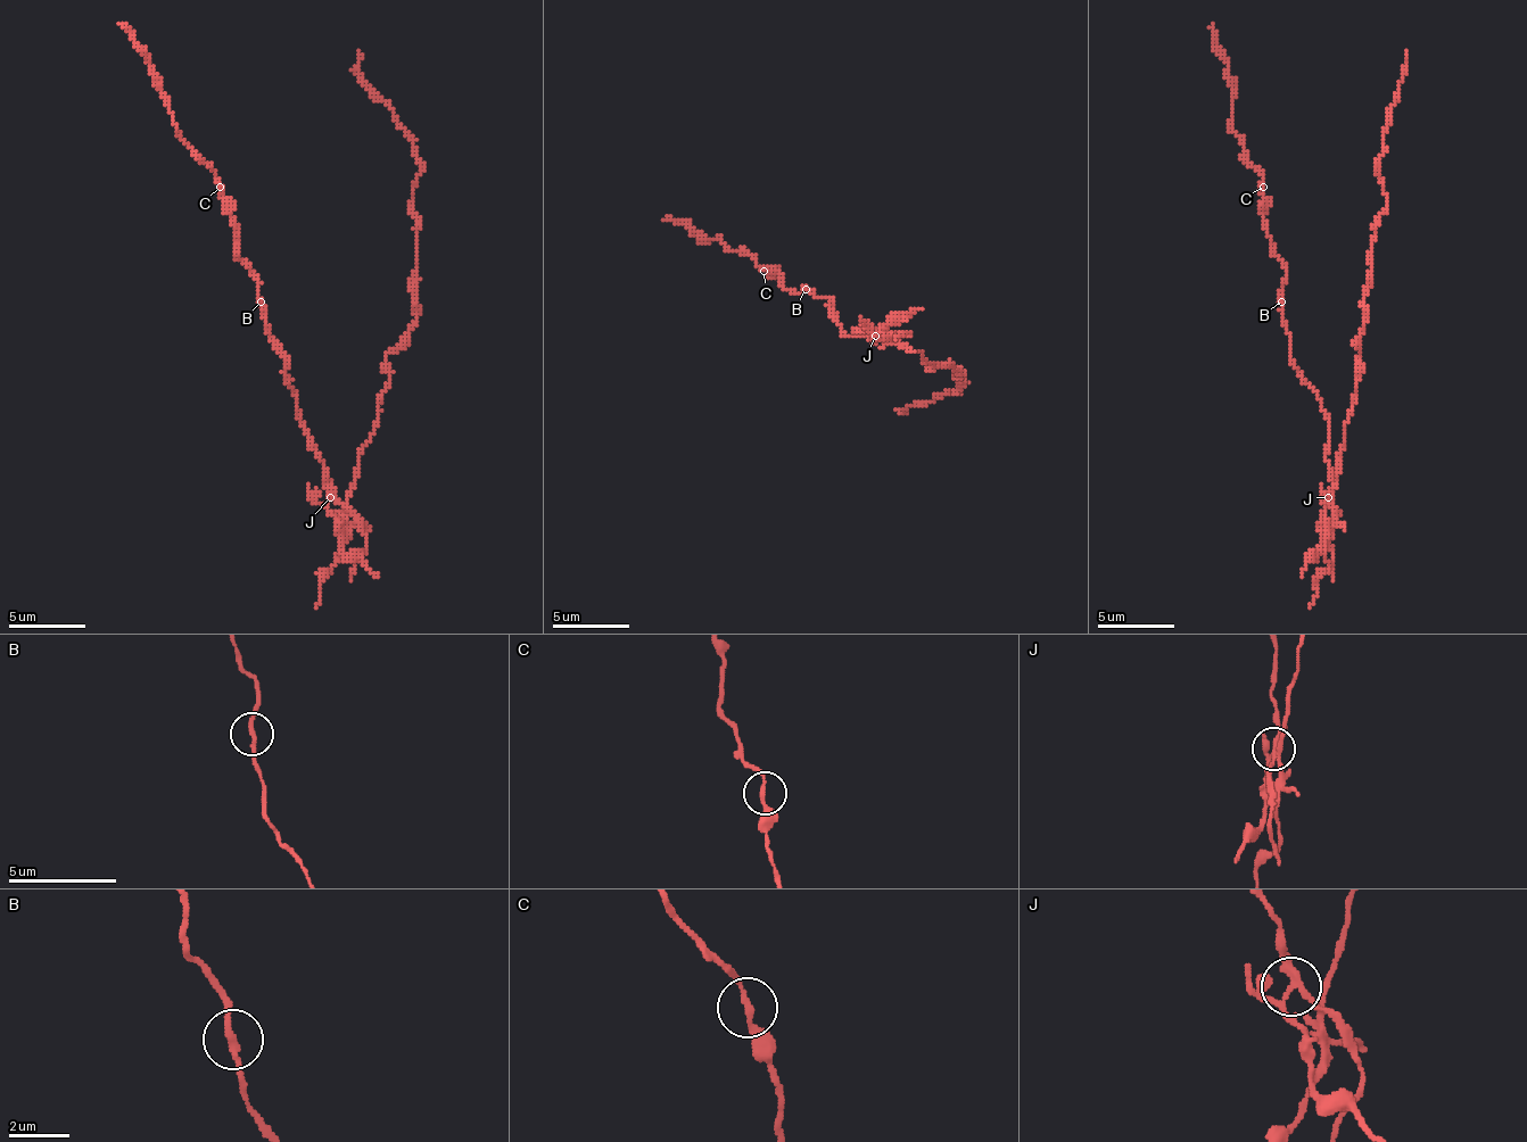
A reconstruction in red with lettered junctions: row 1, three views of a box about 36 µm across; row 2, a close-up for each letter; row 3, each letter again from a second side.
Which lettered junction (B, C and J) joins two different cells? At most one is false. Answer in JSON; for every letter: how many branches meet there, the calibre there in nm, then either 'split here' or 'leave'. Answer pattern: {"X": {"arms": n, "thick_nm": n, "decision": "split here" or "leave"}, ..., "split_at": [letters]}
{"B": {"arms": 2, "thick_nm": 200, "decision": "leave"}, "C": {"arms": 2, "thick_nm": 200, "decision": "leave"}, "J": {"arms": 4, "thick_nm": 220, "decision": "split here"}, "split_at": ["J"]}

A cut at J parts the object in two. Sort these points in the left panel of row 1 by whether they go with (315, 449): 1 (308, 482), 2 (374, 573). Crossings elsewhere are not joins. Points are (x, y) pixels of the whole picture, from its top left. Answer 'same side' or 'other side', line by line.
1: other side
2: other side

